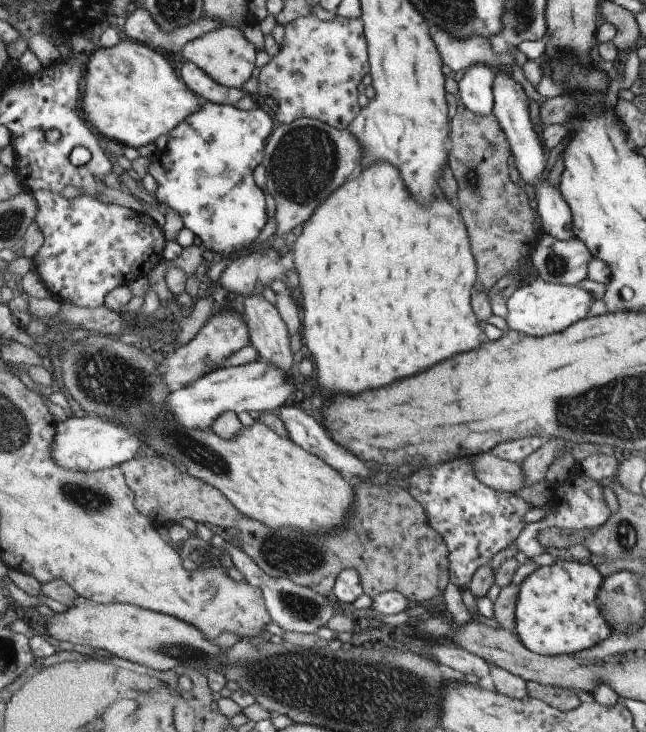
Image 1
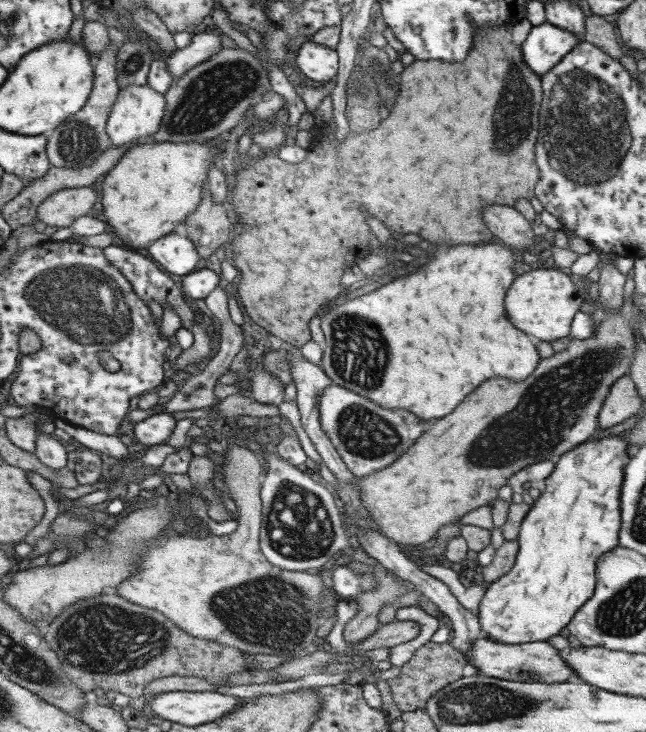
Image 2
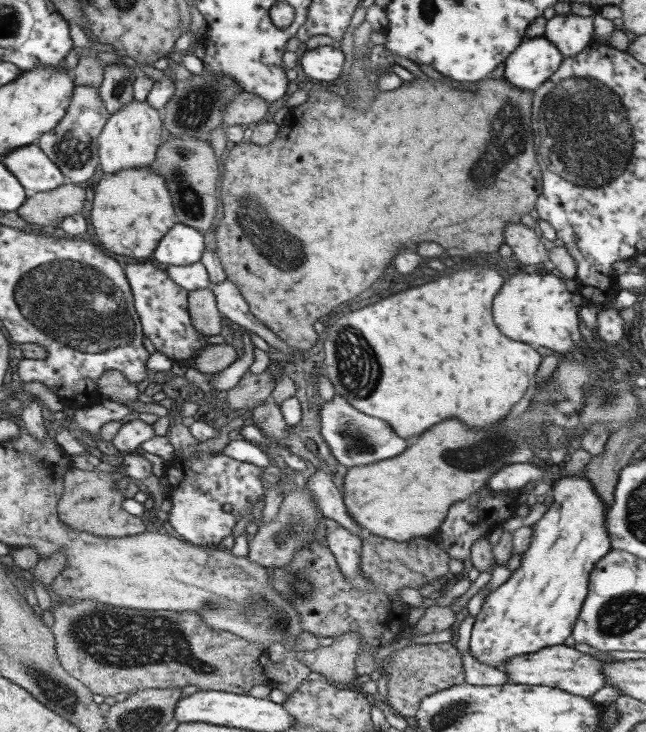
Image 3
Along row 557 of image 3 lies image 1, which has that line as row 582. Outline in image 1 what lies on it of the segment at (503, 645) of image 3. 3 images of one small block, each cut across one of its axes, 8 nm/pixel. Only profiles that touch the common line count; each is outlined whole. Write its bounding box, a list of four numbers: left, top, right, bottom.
[514,559,612,656]

